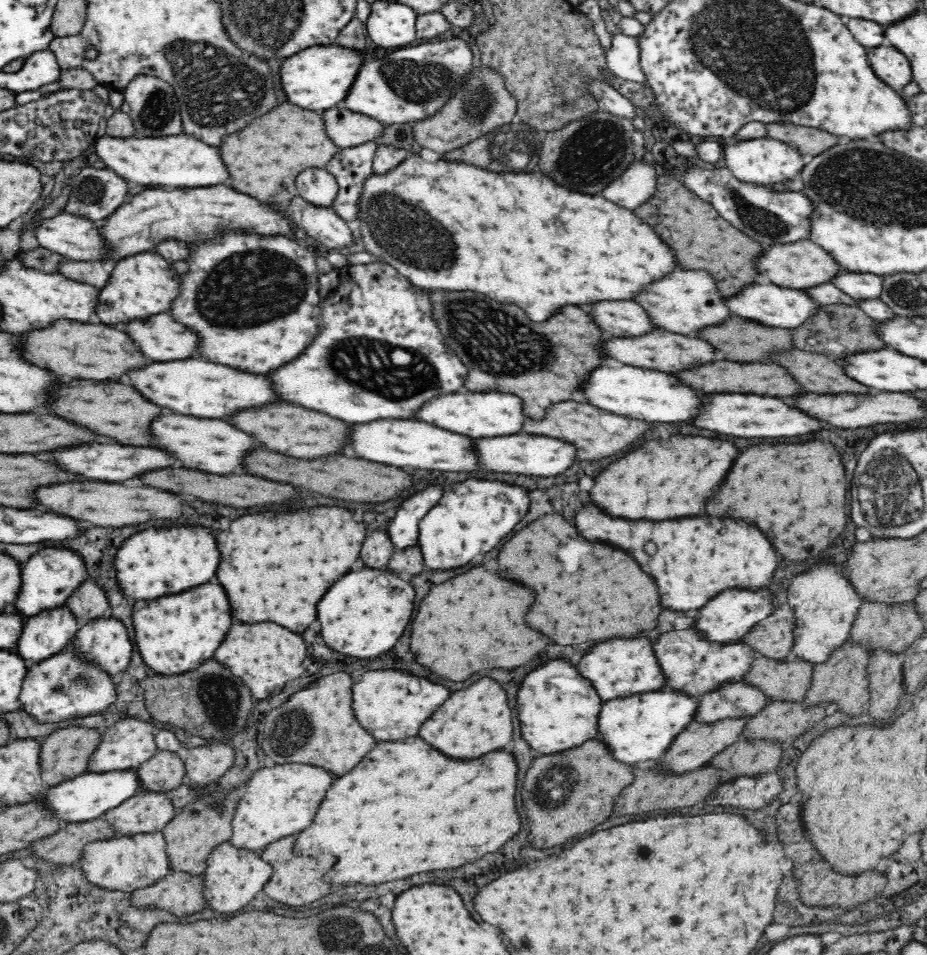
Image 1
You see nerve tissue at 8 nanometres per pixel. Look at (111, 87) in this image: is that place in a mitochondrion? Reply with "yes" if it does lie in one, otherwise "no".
no

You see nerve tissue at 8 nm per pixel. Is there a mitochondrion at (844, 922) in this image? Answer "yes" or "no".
no

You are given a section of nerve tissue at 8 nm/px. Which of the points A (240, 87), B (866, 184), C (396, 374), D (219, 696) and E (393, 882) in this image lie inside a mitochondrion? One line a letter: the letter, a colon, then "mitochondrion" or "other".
A: mitochondrion
B: mitochondrion
C: mitochondrion
D: mitochondrion
E: other

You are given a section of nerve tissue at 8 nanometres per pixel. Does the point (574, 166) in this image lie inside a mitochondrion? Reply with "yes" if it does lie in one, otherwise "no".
yes

